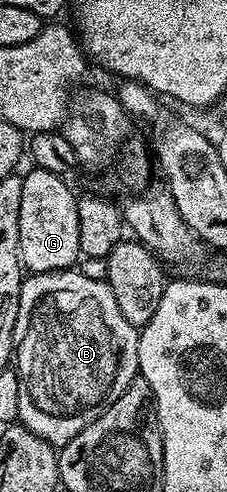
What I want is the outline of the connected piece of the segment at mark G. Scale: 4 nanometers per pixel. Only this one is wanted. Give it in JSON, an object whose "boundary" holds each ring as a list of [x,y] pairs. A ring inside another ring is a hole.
{"boundary":[[[31,168],[28,174],[22,175],[23,183],[21,184],[21,216],[19,217],[19,261],[24,271],[31,274],[44,274],[45,272],[53,272],[54,270],[70,270],[80,261],[81,255],[79,252],[79,229],[77,228],[77,204],[79,198],[77,194],[71,191],[71,186],[67,183],[68,179],[61,174],[53,172],[45,172],[38,168]]]}

